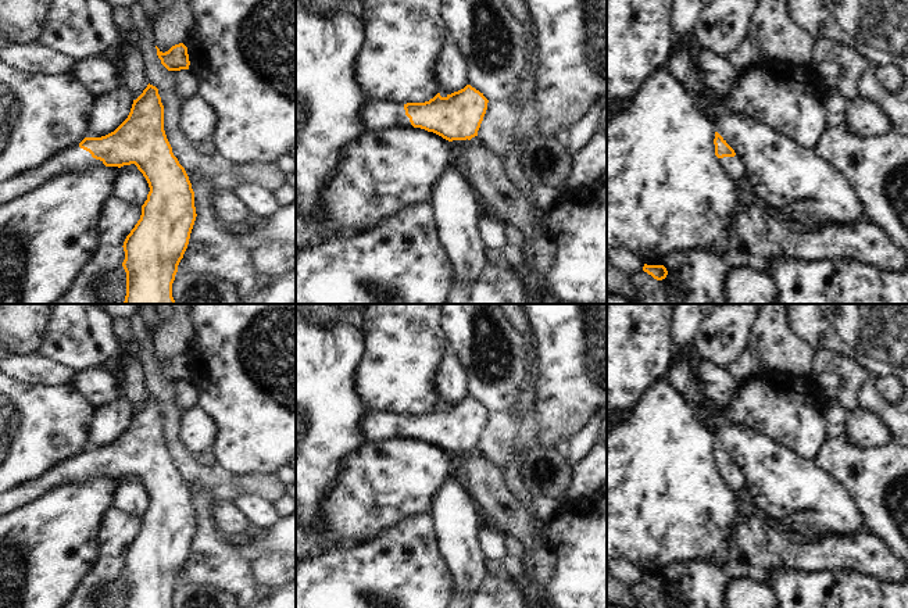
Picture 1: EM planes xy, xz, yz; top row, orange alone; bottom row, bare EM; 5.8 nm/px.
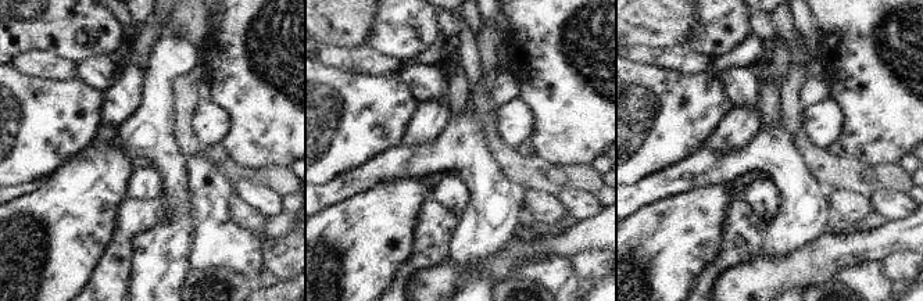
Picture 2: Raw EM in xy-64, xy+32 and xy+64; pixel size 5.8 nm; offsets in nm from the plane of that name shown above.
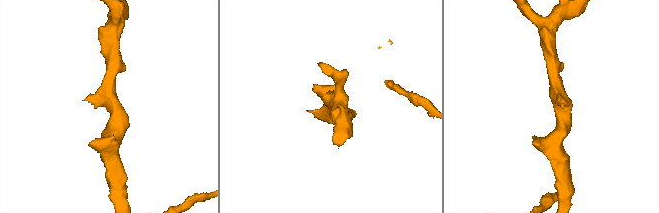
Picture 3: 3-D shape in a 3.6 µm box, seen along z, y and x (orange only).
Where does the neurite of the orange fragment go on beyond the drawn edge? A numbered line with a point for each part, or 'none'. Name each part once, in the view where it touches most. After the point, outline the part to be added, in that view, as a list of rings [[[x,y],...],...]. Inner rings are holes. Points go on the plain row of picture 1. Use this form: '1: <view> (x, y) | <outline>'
1: xy (71, 471) | [[[79,455],[65,459],[46,471],[35,480],[26,482],[7,493],[0,494],[0,516],[7,515],[19,507],[33,503],[44,493],[68,483],[89,482],[103,478],[103,472],[79,458]]]

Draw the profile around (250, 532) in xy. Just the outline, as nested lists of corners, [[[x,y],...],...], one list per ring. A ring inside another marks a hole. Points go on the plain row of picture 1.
[[[249,525],[242,533],[237,533],[237,534],[224,534],[222,533],[222,540],[233,546],[242,546],[246,541],[258,537],[262,532],[264,530],[260,527],[254,525]]]

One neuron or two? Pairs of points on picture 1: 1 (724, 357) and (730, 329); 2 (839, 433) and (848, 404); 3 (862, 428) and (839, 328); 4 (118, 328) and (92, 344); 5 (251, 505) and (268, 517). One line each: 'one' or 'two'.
1: one
2: two
3: two
4: two
5: one

